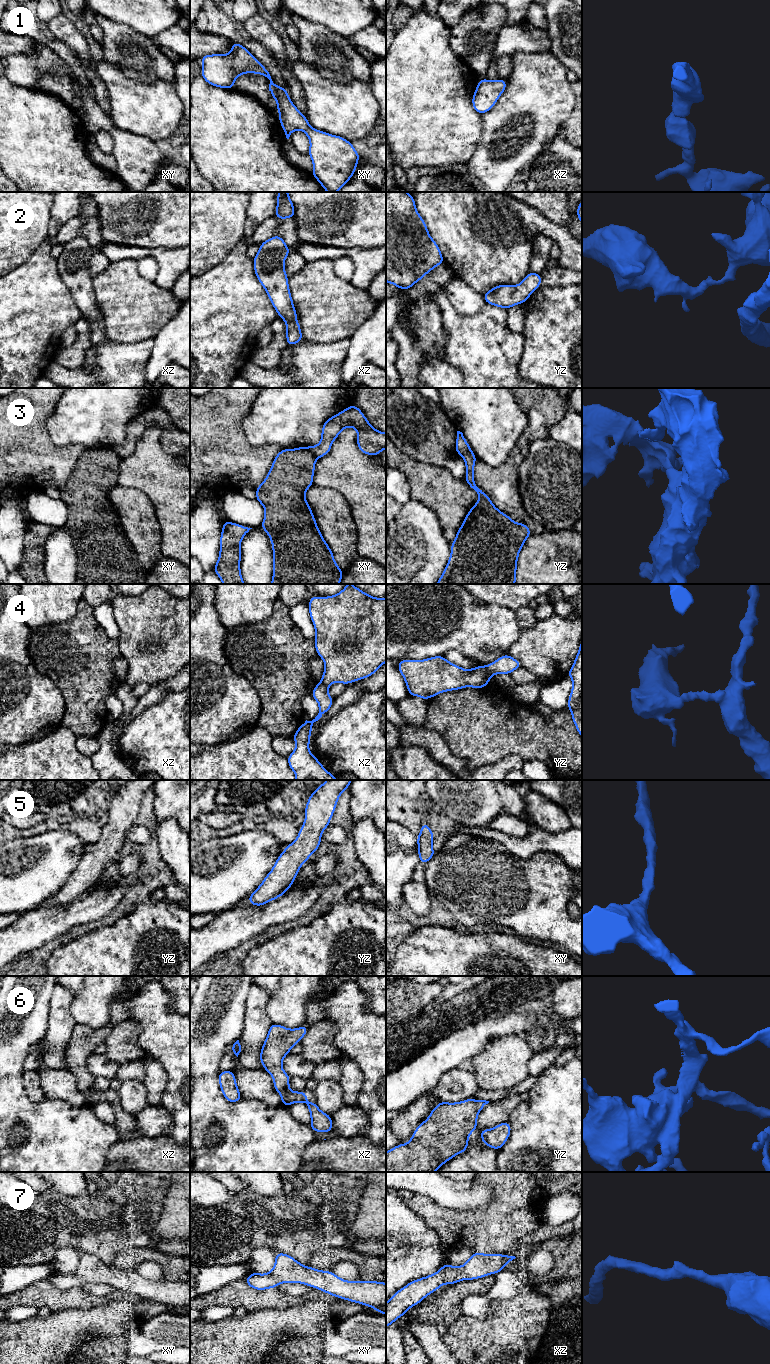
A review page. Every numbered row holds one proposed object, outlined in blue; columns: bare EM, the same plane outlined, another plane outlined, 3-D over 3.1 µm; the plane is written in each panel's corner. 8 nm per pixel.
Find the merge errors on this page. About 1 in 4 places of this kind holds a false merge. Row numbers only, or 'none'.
3, 4

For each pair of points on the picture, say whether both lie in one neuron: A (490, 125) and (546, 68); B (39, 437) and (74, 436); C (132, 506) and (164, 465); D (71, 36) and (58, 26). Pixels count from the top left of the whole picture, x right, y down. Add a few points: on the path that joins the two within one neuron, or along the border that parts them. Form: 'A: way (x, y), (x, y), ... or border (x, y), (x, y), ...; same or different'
A: way (504, 111), (533, 82); same
B: border (51, 414), (50, 438), (58, 445), (73, 444); different
C: border (120, 486), (140, 489), (149, 498), (155, 512); different
D: way (68, 33), (61, 27); same

